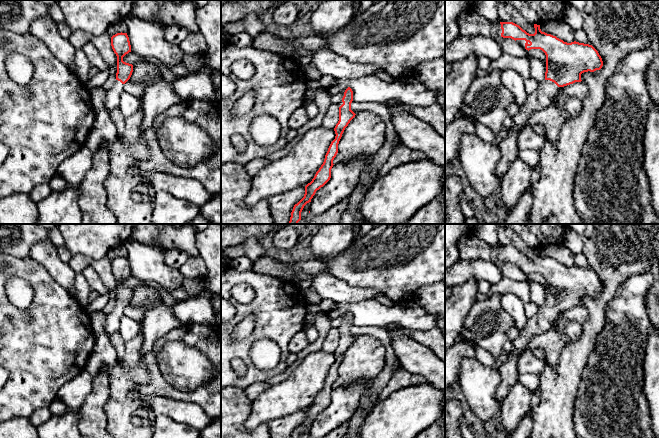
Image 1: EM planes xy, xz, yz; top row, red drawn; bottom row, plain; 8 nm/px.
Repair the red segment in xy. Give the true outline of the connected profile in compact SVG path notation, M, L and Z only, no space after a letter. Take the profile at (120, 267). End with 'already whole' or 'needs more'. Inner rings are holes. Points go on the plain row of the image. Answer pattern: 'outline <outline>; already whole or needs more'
outline M117 257L111 261L111 270L117 280L116 305L107 315L105 332L108 336L119 331L120 319L124 308L130 303L133 289L123 285L123 281L131 276L131 269L127 257Z; needs more

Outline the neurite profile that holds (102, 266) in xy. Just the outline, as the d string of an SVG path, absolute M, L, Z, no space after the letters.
M107 256L93 260L91 267L105 284L109 294L117 289L117 280L111 270L111 260Z

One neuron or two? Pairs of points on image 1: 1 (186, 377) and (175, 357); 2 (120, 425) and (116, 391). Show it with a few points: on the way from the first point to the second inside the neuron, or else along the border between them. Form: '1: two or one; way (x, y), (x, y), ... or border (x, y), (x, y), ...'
1: one; way (186, 372), (186, 369), (179, 362)
2: one; way (120, 417), (120, 399)

